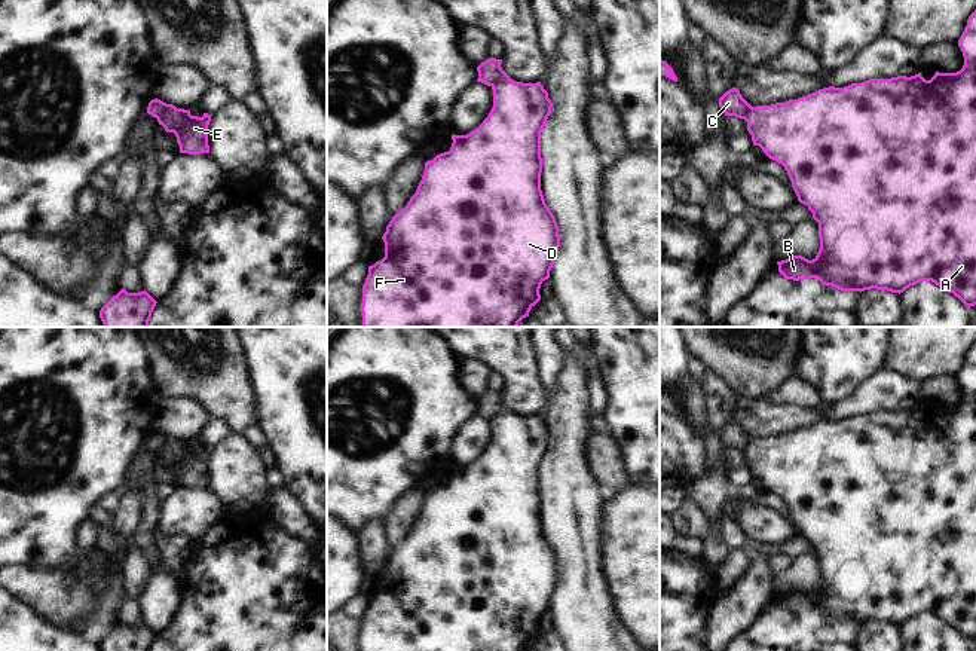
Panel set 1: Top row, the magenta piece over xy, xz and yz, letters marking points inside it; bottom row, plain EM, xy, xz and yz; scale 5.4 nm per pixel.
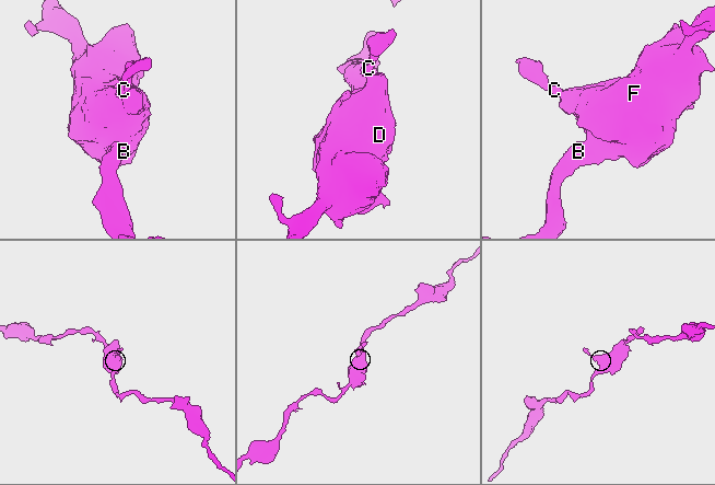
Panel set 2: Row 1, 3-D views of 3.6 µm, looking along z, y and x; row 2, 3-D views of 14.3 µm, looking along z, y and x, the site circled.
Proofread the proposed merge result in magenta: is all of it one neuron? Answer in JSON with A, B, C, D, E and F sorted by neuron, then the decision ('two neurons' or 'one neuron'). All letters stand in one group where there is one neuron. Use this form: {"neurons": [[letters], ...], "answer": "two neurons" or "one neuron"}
{"neurons": [["A", "B", "D", "E", "F"], ["C"]], "answer": "two neurons"}

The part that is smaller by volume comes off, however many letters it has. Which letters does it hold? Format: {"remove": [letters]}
{"remove": ["C"]}

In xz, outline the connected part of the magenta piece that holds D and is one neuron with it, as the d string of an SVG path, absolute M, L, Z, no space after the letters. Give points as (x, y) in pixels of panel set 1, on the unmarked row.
M508 412L492 422L489 449L469 467L453 467L450 483L425 495L416 526L386 559L385 590L368 599L362 618L362 651L526 651L541 633L541 617L560 580L556 550L541 523L541 465L553 435L541 415Z

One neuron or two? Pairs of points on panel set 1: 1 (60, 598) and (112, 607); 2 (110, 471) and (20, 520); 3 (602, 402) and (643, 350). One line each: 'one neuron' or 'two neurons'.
1: two neurons
2: one neuron
3: two neurons

